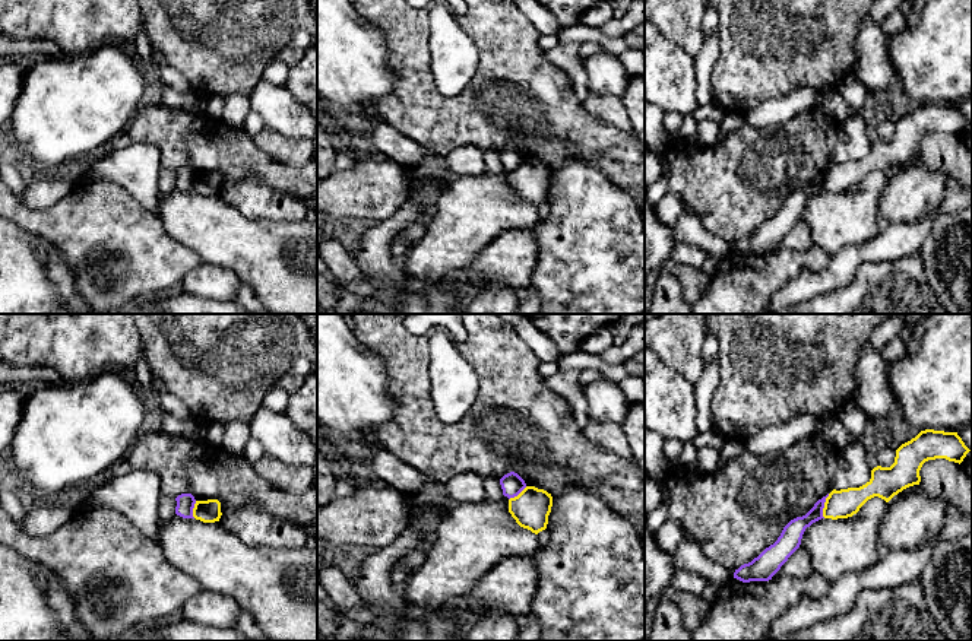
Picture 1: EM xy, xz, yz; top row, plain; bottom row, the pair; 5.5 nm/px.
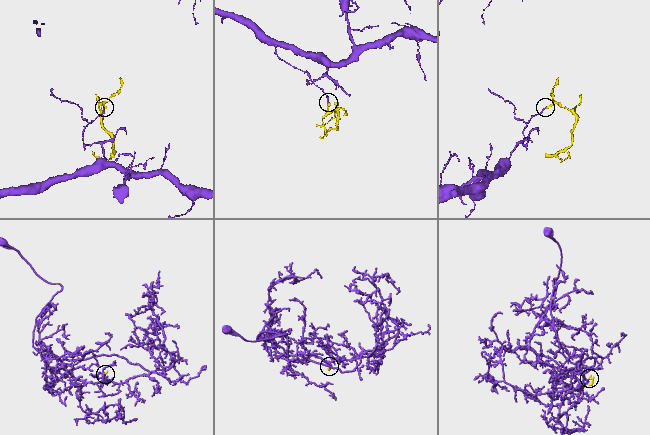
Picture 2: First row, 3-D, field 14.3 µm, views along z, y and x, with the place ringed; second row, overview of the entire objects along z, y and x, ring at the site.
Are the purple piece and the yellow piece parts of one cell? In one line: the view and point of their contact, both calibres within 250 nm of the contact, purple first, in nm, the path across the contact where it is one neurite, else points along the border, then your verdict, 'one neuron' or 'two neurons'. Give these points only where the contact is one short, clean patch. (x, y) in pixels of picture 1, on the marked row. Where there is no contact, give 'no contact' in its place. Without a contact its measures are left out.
contact yz (823, 505); calibres 120 and 160 nm; border yz (829, 494), (823, 517); two neurons

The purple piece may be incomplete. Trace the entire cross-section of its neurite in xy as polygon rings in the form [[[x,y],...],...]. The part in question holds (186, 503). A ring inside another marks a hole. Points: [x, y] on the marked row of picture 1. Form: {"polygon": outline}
{"polygon": [[[181,494],[175,498],[177,507],[175,514],[183,518],[194,518],[193,517],[193,508],[196,504],[196,499],[191,494]]]}

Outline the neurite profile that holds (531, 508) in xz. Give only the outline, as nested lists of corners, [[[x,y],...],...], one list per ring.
[[[526,486],[517,496],[509,499],[509,513],[516,523],[538,534],[547,529],[553,496],[544,489]]]

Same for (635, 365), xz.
[[[645,350],[627,358],[623,365],[626,366],[629,375],[645,378]]]

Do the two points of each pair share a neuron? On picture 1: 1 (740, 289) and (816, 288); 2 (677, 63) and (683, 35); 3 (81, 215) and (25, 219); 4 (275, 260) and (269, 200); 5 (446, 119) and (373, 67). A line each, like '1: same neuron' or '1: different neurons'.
1: different neurons
2: different neurons
3: same neuron
4: different neurons
5: different neurons

